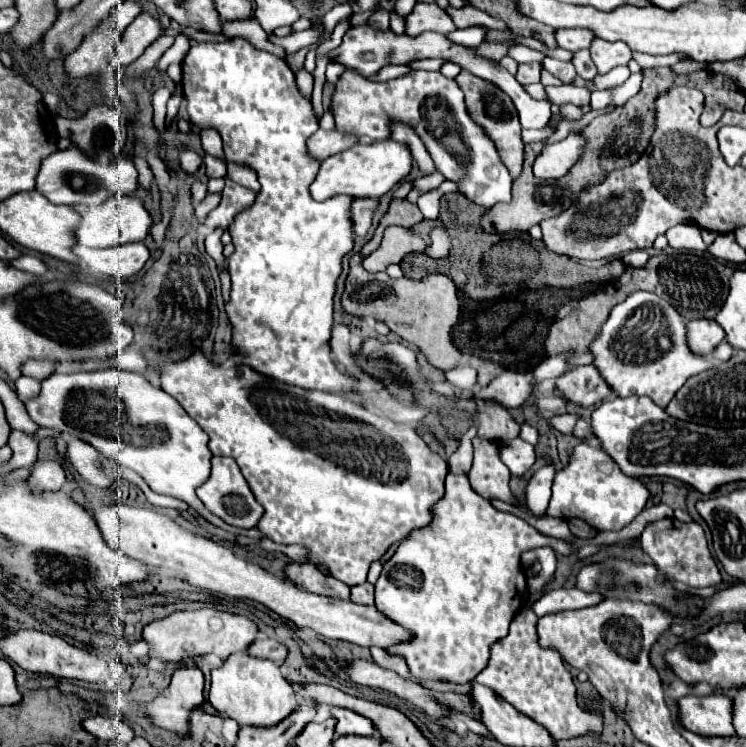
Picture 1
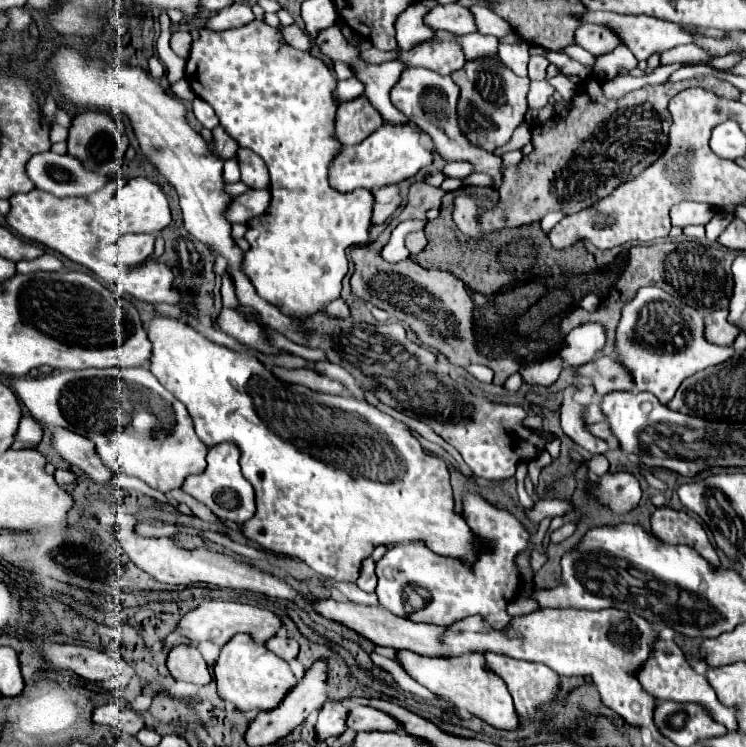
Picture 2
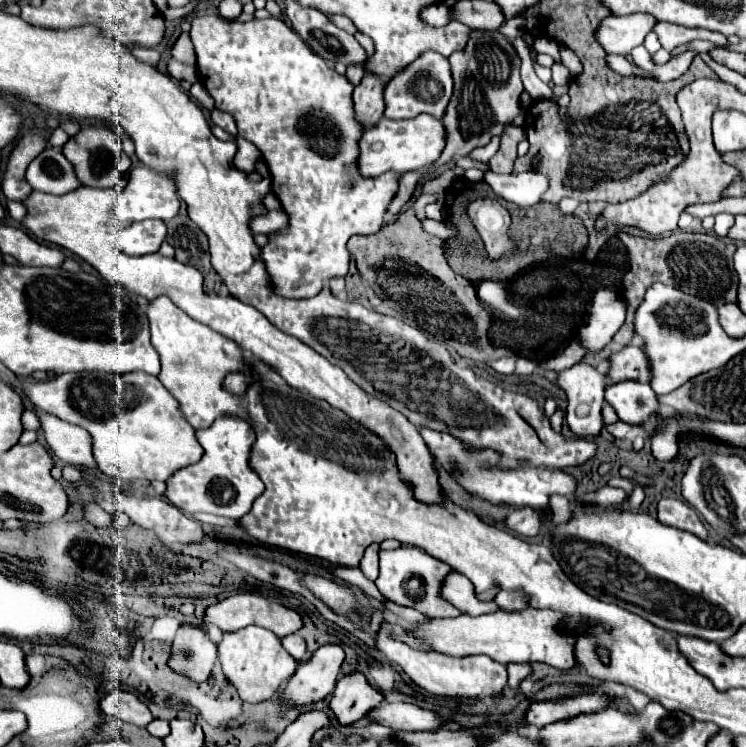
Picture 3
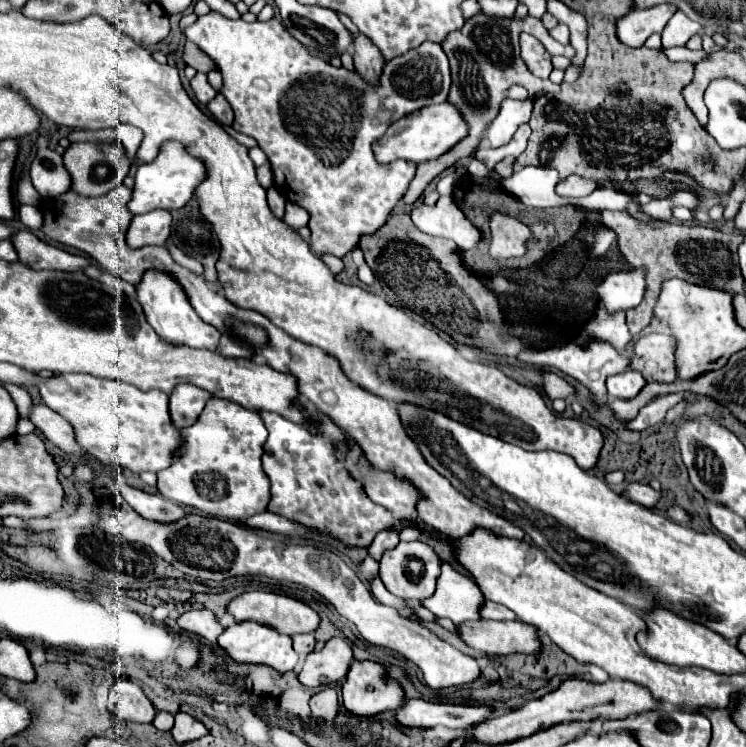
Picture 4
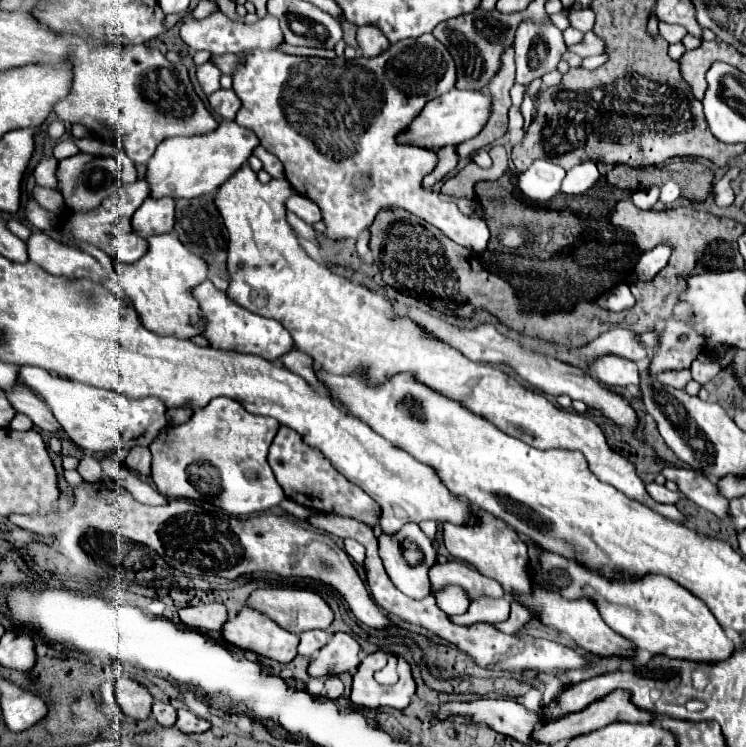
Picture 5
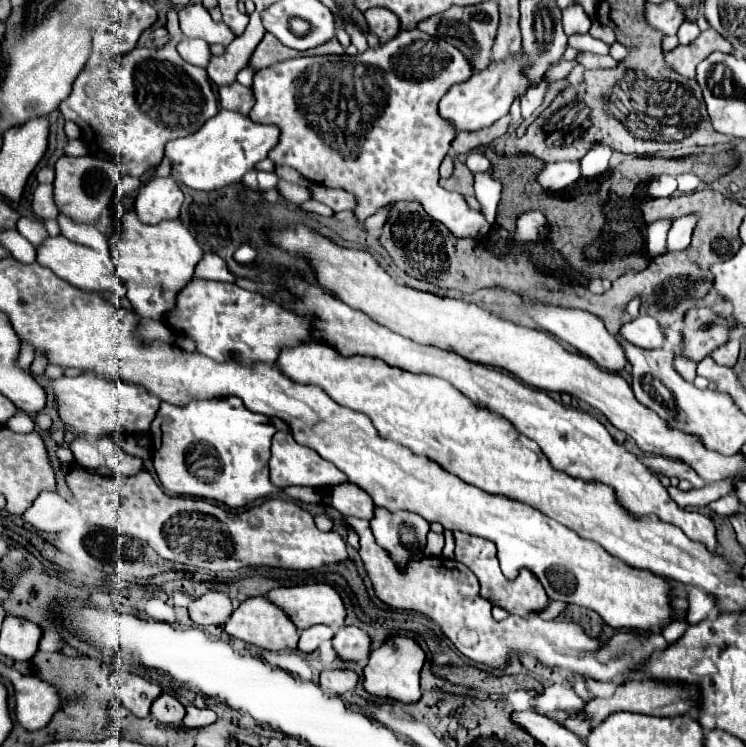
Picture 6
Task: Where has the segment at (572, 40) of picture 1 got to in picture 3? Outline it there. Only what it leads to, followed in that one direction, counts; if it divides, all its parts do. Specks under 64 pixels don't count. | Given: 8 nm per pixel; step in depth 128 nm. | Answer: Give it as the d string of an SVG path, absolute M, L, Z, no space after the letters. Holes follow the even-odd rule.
M648 14L610 16L596 30L596 38L608 54L630 54L654 30L658 20Z

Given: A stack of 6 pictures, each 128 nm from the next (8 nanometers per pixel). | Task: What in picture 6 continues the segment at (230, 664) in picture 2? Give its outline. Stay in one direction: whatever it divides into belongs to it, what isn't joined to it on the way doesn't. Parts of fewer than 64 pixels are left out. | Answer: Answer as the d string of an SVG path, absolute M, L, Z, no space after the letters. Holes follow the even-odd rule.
M250 596L246 598L228 618L224 630L234 636L240 638L244 642L250 642L254 646L266 648L266 650L284 650L284 648L296 648L298 640L300 640L300 632L298 628L292 624L290 616L276 604L270 604L270 600L266 596Z

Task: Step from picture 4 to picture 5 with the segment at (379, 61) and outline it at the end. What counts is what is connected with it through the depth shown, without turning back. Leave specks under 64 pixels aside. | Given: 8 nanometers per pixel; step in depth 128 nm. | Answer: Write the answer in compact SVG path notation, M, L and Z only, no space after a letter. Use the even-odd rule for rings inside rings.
M358 28L358 46L362 50L364 56L378 56L380 52L384 52L390 44L388 38L384 36L384 32L380 32L378 28Z

